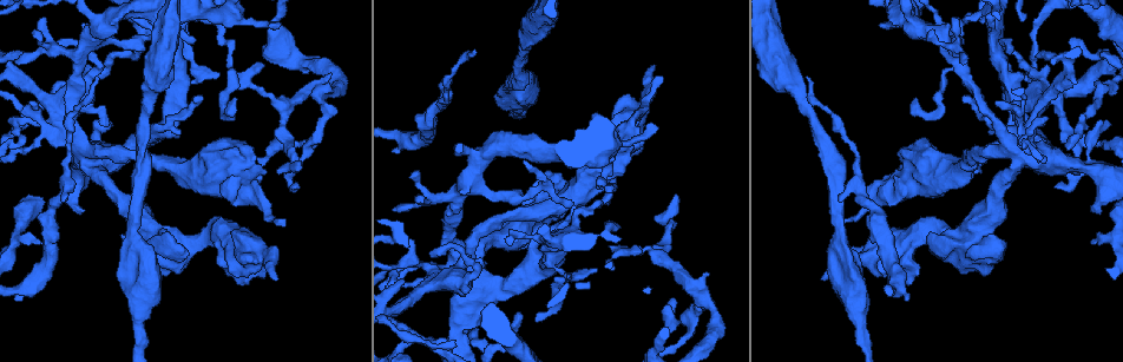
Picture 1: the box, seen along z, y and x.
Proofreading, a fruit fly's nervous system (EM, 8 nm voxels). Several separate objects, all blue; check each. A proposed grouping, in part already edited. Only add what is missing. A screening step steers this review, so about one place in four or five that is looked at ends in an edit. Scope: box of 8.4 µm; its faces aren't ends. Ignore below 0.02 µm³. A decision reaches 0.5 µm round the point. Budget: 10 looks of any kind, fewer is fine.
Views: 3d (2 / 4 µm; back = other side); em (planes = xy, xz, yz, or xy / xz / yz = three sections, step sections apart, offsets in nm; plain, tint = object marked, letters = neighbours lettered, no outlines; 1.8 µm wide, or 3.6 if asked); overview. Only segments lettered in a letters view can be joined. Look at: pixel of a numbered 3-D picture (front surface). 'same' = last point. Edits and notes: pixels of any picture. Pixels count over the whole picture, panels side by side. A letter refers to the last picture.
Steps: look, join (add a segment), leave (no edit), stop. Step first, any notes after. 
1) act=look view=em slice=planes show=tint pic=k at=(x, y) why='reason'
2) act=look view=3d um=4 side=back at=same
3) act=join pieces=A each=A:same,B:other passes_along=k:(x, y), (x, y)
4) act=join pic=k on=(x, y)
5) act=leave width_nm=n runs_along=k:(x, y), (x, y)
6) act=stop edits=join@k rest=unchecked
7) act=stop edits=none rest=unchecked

act=look view=em slice=yz step=16 show=letters pic=1 at=(301, 164) why='an open end'

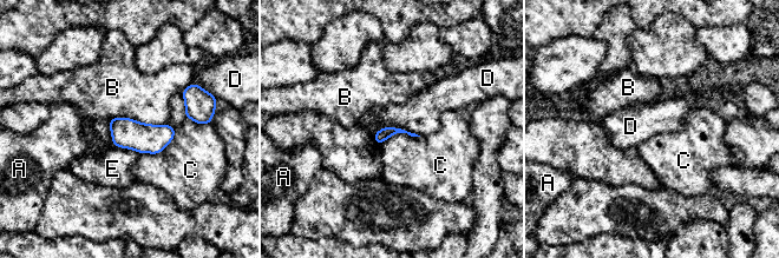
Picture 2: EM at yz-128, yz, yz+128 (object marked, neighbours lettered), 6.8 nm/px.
act=look view=em slice=xy step=8 show=letters at=same

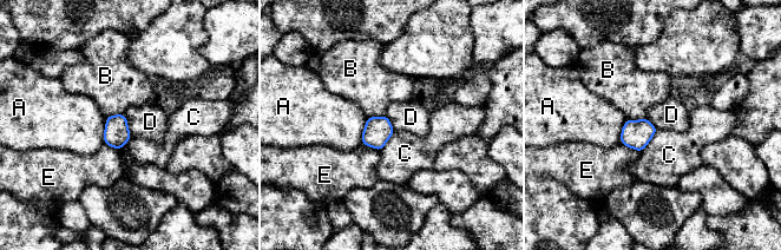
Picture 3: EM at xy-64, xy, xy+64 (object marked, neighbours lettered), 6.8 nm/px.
act=leave width_nm=170 each=A:other,B:other,C:other,D:other,E:other border=3:(123, 114), (132, 136) found='no lettered segment goes on from it'

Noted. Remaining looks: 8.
act=look view=em um=3.6 slice=xy step=4 show=tint pic=1 at=(64, 109) why='thick turns thin'

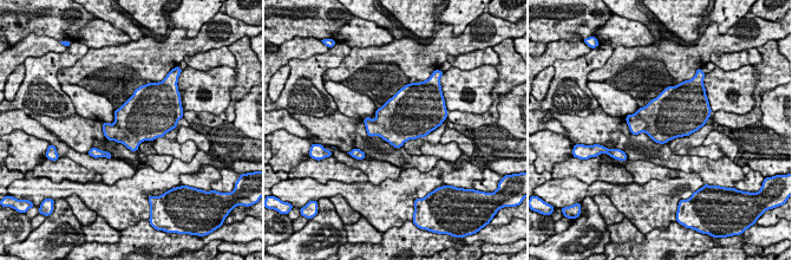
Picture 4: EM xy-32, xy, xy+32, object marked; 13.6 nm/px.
act=look view=em um=3.6 slice=planes show=tint at=same why='another direction'

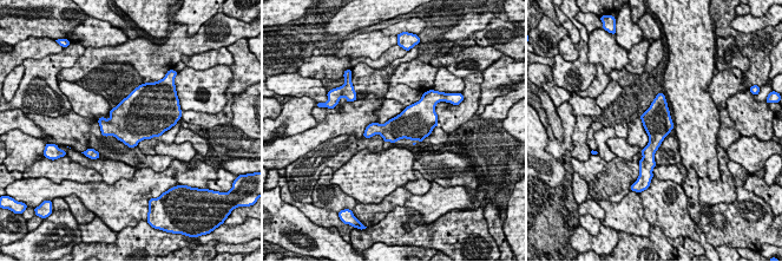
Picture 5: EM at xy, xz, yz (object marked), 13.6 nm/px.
act=look view=em um=3.6 slice=planes show=letters at=same

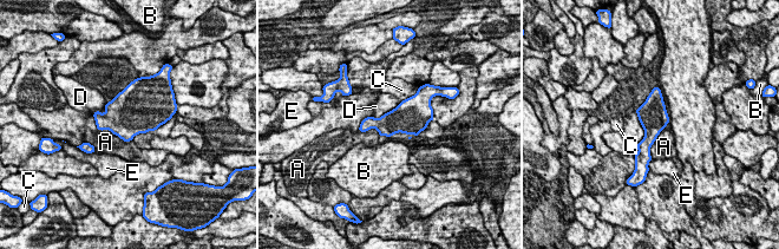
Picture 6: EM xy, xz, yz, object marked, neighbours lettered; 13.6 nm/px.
act=leave each=A:other,B:other,C:other,D:other,E:other border=6:(98, 129), (132, 139) found='none of them fits'

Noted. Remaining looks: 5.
act=look view=em slice=xz step=16 show=tint pic=1 at=(1091, 243) why='an open end'

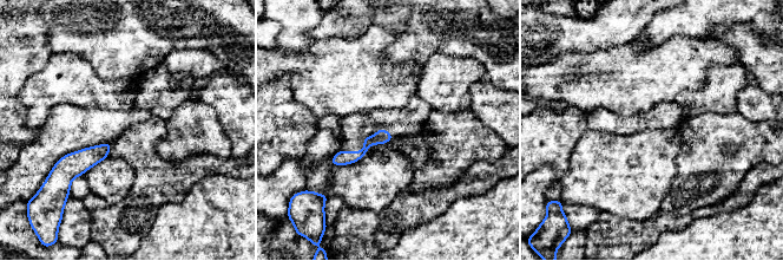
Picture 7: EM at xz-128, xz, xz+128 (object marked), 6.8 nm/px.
act=look view=em slice=planes show=letters at=same why='another direction'

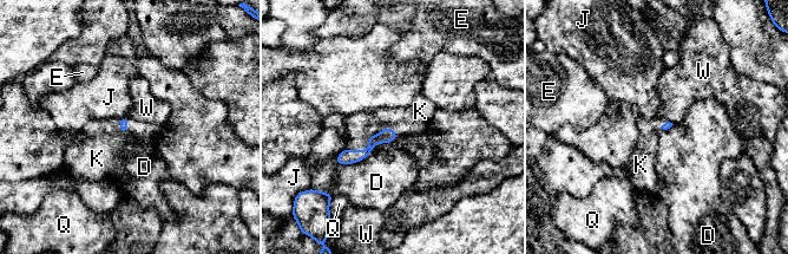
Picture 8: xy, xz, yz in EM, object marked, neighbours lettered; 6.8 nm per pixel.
act=join pieces=K each=D:other,E:other,J:other,K:same,Q:other,W:other found='it goes on there'

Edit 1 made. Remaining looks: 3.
act=look view=em slice=planes show=tint pic=1 at=(246, 80) why='abrupt turn'

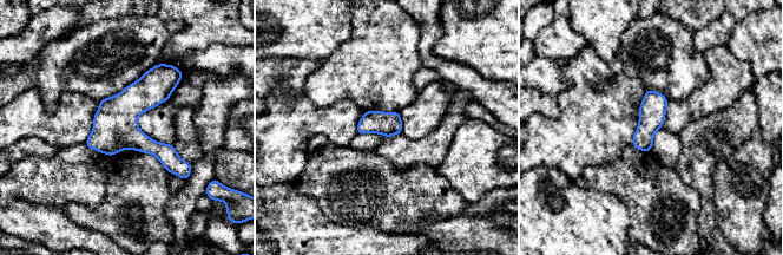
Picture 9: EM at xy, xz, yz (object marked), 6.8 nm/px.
act=look view=em slice=planes show=letters at=same why='what lies round it'

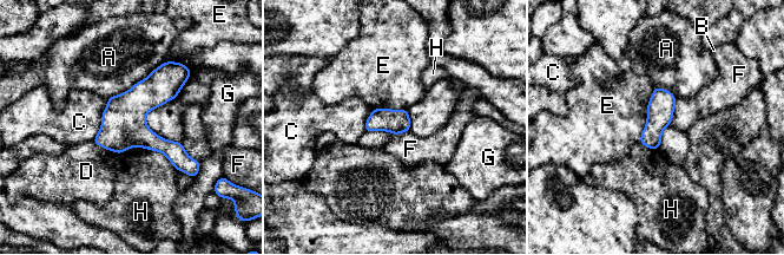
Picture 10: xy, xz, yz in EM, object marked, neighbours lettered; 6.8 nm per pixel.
act=leave width_nm=160 longest_contact=A:480nm each=A:other,B:other,C:other,D:other,E:other,F:other,G:other,H:other found='none of them fits'

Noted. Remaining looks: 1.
act=stop edits=join@8 rest=unchecked

